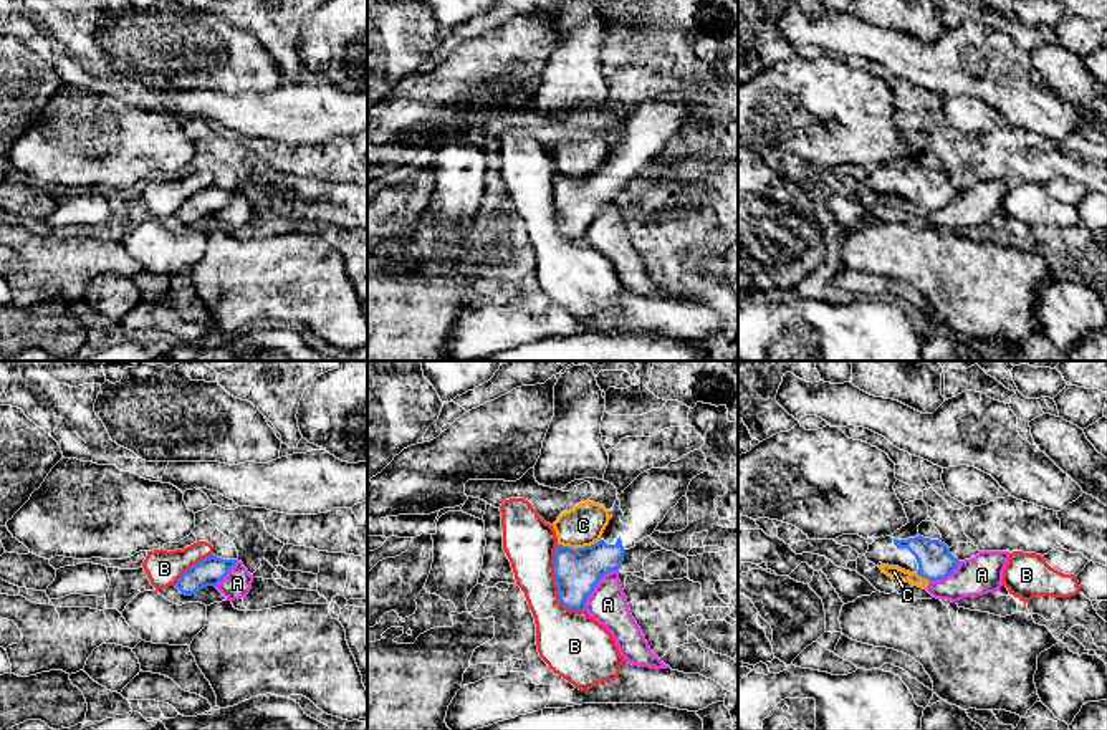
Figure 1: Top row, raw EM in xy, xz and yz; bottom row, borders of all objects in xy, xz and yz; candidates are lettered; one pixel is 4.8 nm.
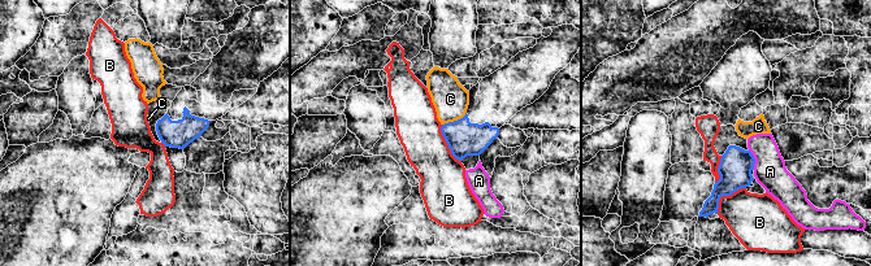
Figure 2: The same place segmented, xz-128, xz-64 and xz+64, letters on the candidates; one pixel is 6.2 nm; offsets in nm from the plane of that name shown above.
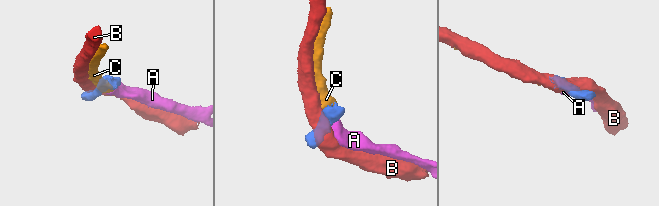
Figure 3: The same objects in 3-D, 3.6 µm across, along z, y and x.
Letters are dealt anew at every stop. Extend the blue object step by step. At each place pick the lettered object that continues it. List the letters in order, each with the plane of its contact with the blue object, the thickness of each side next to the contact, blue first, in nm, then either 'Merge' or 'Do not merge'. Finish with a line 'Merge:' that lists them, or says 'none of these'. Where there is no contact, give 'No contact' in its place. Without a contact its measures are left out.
A: Touches blue in xz. Thickness 220 nm (blue) against 190 nm. Do not merge
B: Touches blue in xz. Thickness 220 nm (blue) against 260 nm. Do not merge
C: Touches blue in xz. Thickness 220 nm (blue) against 200 nm. Do not merge
Merge: none of these

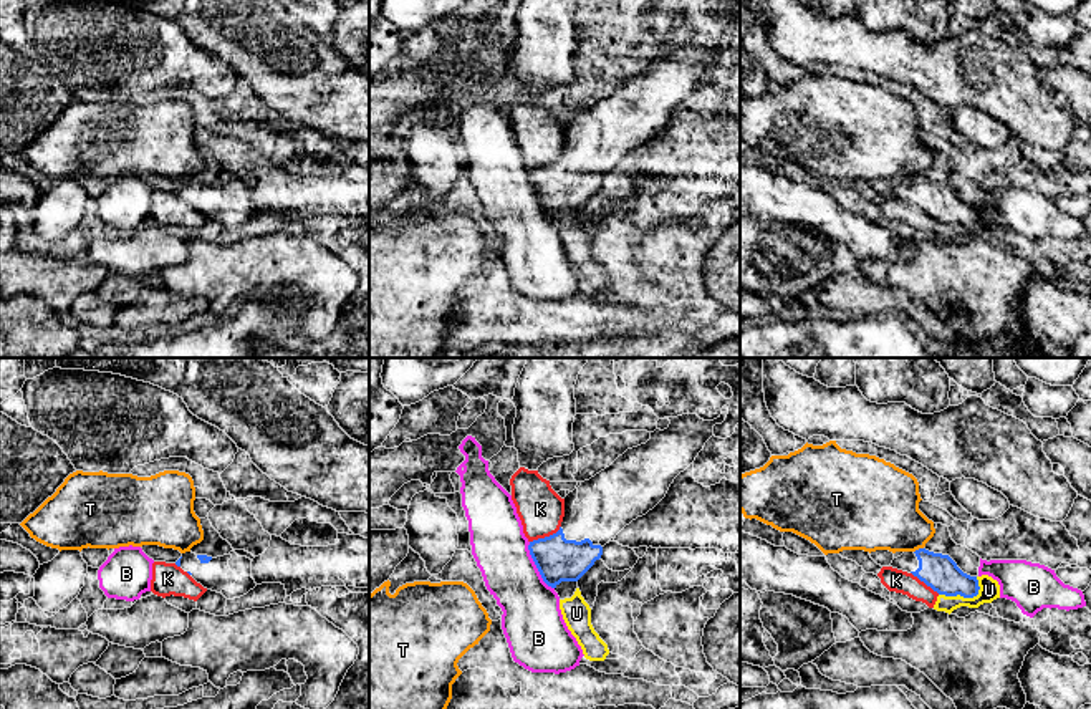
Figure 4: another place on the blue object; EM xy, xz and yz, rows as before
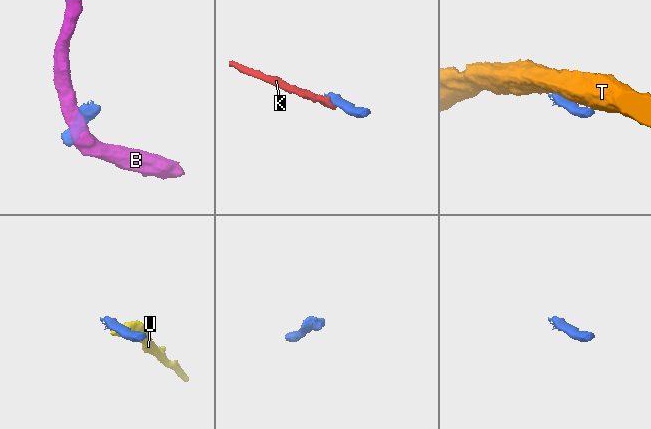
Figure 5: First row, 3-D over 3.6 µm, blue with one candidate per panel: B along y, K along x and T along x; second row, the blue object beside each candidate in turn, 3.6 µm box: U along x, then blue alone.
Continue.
B: Touches blue in xz. Thickness 220 nm (blue) against 280 nm. Do not merge
K: Touches blue in xz. Thickness 220 nm (blue) against 220 nm. Do not merge
T: Touches blue in yz. Thickness 170 nm (blue) against 360 nm. Do not merge
U: Touches blue in yz. Thickness 170 nm (blue) against 100 nm. Do not merge
Merge: none of these

